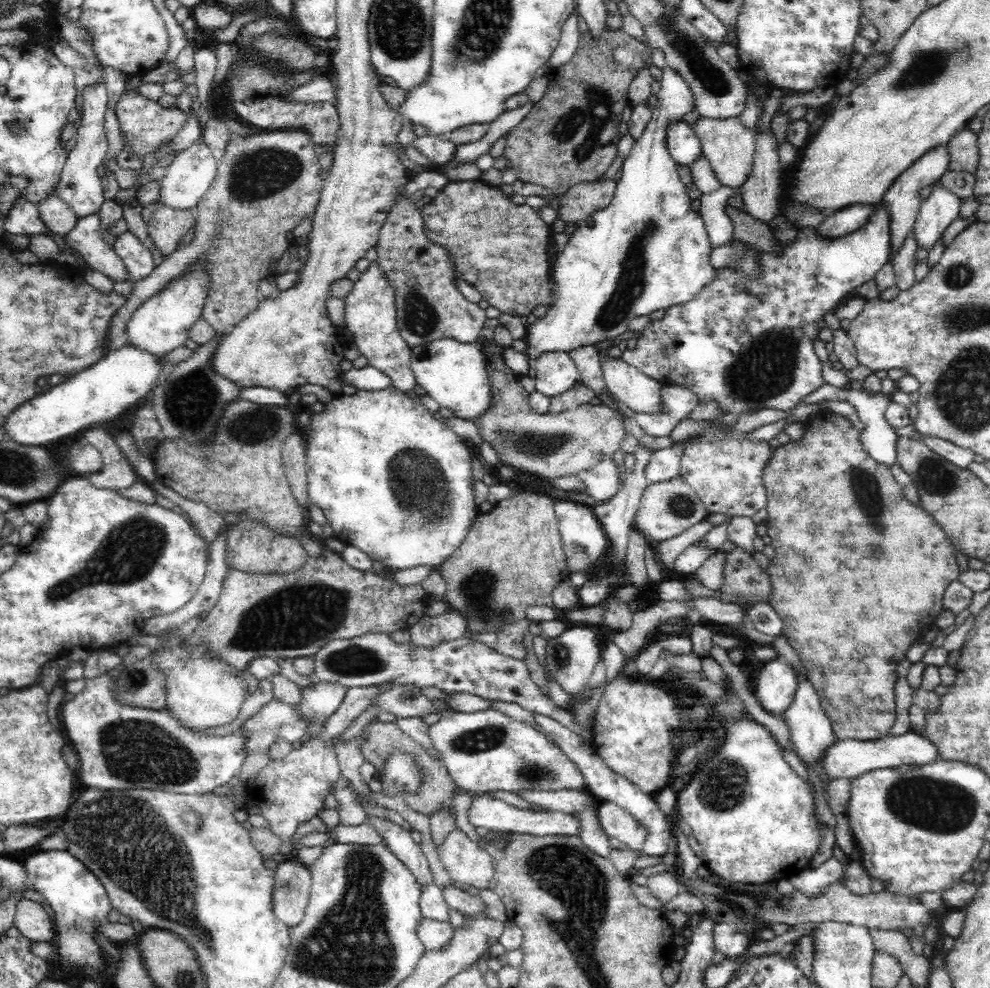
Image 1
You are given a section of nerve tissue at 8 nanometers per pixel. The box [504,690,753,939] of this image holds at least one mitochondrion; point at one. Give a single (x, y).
(727, 791)

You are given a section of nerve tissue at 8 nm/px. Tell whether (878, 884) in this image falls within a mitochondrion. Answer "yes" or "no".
no

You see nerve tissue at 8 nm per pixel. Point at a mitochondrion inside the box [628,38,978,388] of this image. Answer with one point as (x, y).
(926, 67)

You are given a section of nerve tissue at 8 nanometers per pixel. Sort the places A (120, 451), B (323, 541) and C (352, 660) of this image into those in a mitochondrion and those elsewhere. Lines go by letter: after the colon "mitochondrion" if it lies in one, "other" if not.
A: other
B: other
C: mitochondrion

